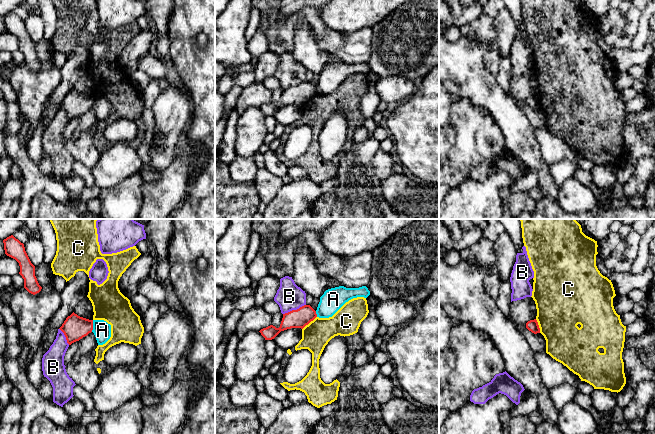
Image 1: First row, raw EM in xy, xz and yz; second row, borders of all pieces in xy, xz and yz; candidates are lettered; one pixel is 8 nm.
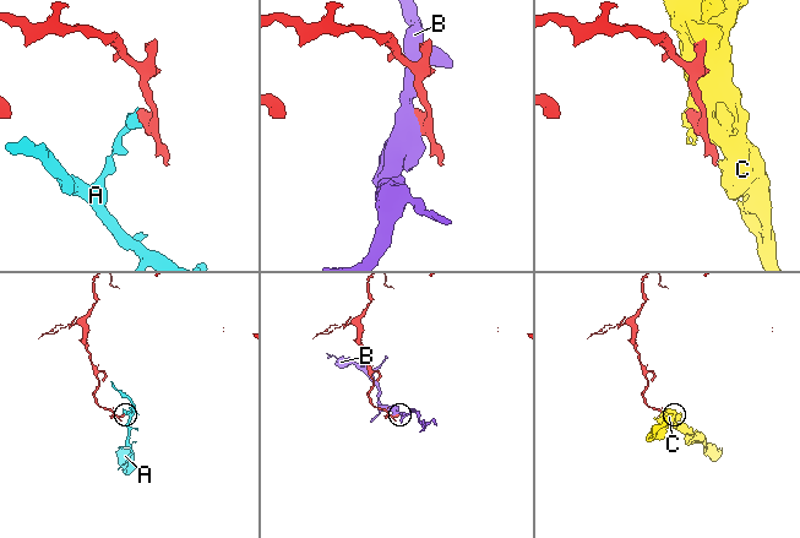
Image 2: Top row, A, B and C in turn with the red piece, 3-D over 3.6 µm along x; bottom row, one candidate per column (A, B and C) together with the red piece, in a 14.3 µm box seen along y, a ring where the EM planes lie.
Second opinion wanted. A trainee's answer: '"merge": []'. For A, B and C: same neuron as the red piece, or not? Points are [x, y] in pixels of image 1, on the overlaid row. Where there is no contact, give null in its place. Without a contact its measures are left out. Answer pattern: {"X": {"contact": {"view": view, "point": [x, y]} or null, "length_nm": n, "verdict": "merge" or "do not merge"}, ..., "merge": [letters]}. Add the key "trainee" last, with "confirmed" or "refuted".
{"A": {"contact": {"view": "xy", "point": [92, 326]}, "length_nm": 100, "verdict": "do not merge"}, "B": {"contact": {"view": "xz", "point": [294, 310]}, "length_nm": 200, "verdict": "do not merge"}, "C": {"contact": {"view": "xz", "point": [309, 322]}, "length_nm": 160, "verdict": "do not merge"}, "merge": [], "trainee": "confirmed"}

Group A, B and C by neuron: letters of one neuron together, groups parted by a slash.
A / B / C

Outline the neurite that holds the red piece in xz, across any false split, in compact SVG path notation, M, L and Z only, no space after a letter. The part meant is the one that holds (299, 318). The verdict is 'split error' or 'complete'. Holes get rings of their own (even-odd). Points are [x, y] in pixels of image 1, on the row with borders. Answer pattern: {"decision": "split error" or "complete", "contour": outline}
{"decision": "complete", "contour": "M304 305L297 310L292 310L283 314L283 318L279 328L270 325L261 329L259 332L265 340L274 339L281 331L291 328L303 329L311 321L317 317L316 311L310 305Z"}

